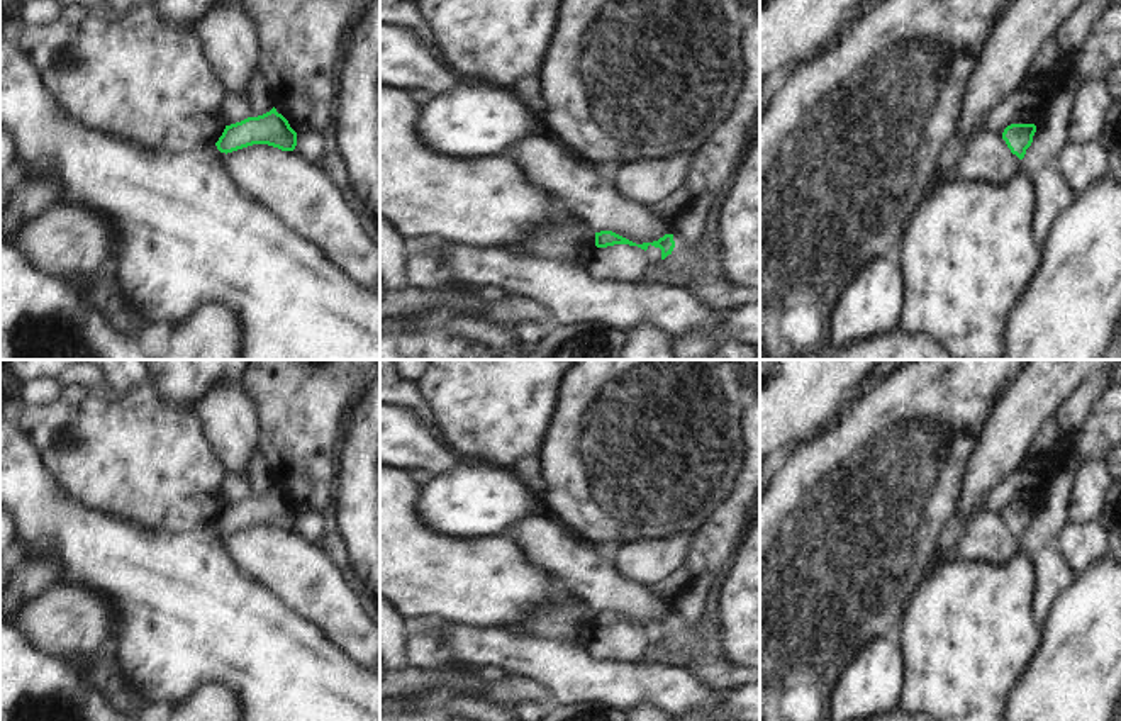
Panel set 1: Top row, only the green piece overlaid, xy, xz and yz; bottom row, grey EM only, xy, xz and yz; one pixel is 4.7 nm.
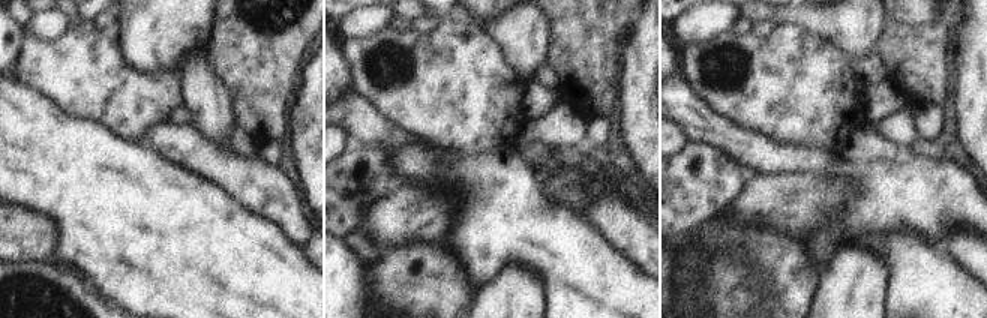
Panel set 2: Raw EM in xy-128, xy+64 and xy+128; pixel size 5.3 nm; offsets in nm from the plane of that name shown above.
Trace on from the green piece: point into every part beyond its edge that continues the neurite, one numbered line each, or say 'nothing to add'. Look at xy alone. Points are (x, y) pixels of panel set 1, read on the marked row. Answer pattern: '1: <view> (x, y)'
nothing to add.

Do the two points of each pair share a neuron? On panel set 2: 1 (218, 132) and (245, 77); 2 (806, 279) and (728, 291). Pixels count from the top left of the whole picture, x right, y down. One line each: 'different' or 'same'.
1: different
2: same

